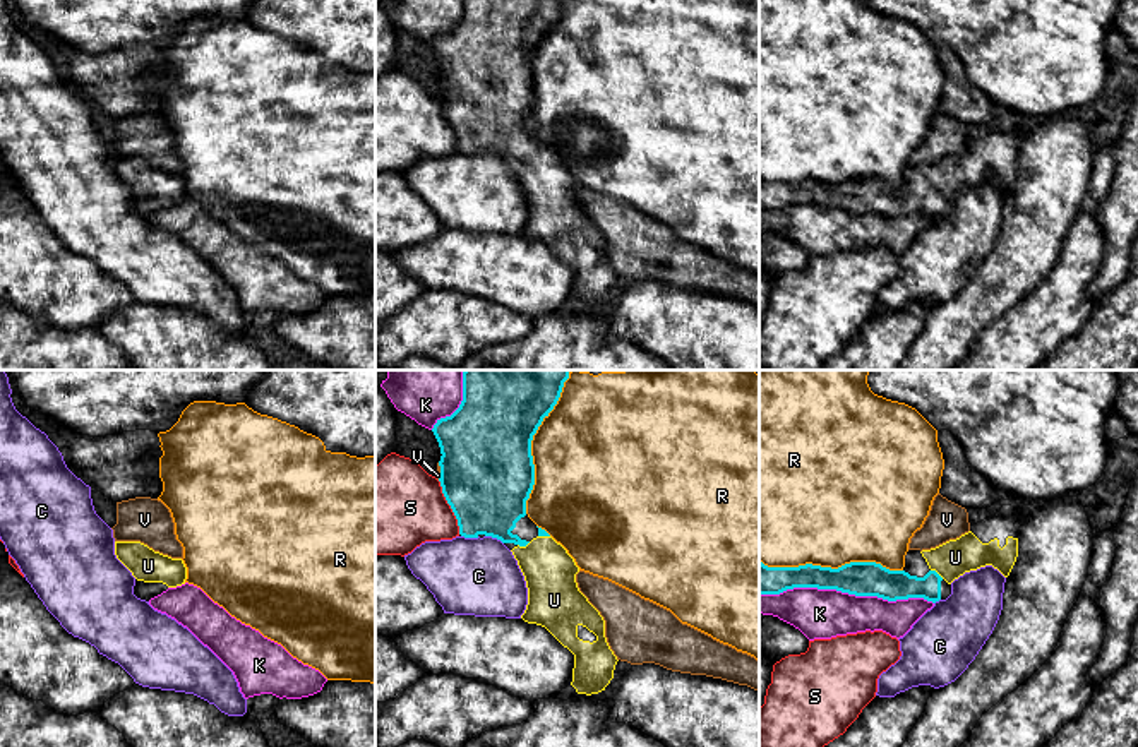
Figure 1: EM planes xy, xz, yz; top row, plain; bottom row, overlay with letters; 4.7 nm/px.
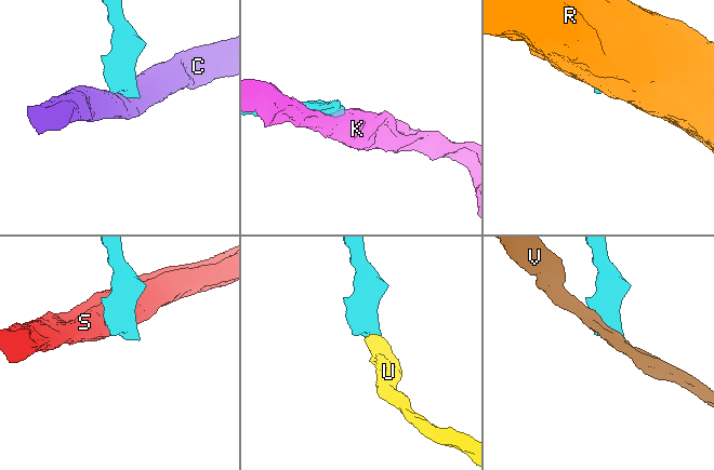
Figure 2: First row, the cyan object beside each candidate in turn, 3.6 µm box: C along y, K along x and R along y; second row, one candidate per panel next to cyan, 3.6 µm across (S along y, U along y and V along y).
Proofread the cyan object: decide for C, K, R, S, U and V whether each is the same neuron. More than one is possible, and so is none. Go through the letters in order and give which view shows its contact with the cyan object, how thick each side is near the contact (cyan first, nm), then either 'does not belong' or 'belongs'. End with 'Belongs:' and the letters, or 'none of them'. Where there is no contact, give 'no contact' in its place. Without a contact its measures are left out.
C: xz | 400/360 nm | does not belong
K: yz | 160/240 nm | does not belong
R: yz | 160/480 nm | does not belong
S: xz | 440/420 nm | does not belong
U: xz | 300/240 nm | belongs
V: xz | 440/30 nm | does not belong
Belongs: U

